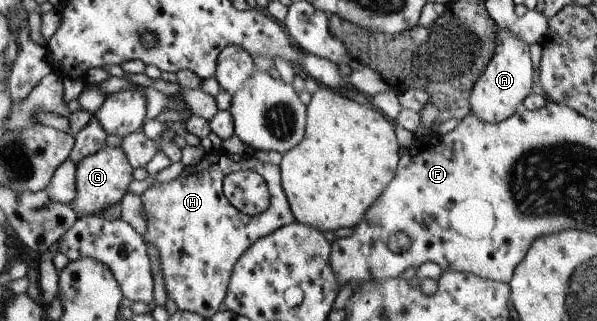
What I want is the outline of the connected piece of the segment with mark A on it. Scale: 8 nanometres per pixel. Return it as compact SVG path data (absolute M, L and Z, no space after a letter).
M497 29L494 52L481 75L475 80L468 97L470 111L481 121L494 124L507 119L516 107L529 95L533 83L533 71L529 60L529 46L511 30Z

